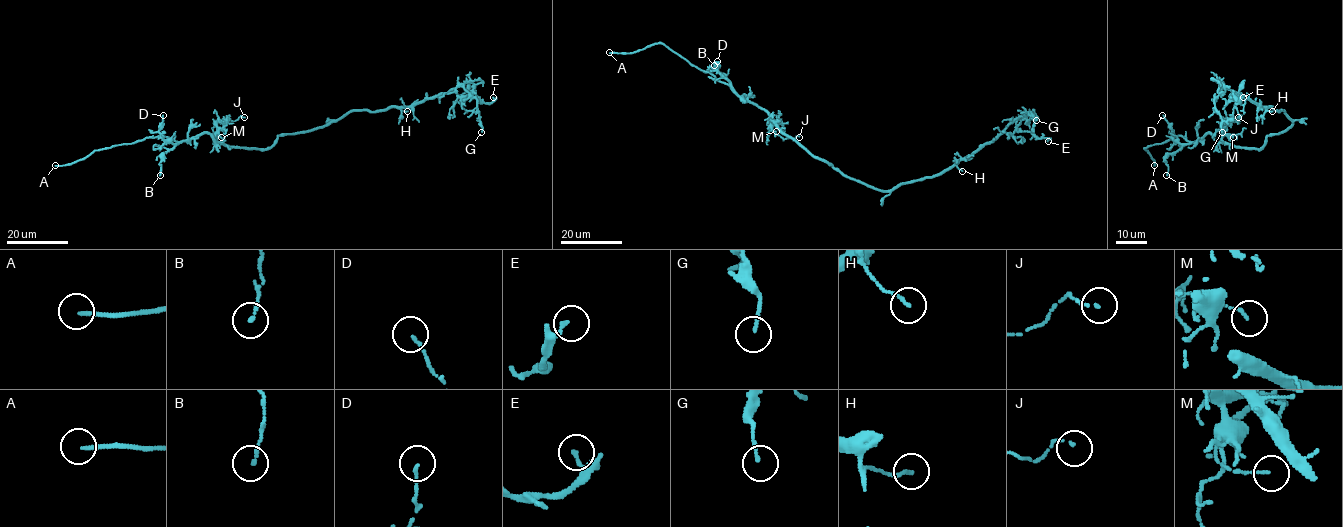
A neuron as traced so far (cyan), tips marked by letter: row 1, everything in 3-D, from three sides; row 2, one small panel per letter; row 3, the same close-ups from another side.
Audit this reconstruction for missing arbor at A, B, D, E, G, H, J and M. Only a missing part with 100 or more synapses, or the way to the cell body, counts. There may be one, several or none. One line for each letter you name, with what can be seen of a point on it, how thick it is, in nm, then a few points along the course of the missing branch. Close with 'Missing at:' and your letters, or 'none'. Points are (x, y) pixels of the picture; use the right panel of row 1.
A: place (1154, 165); calibre 150 nm; course (1154, 165), (1166, 167), (1199, 187)
Missing at: A

